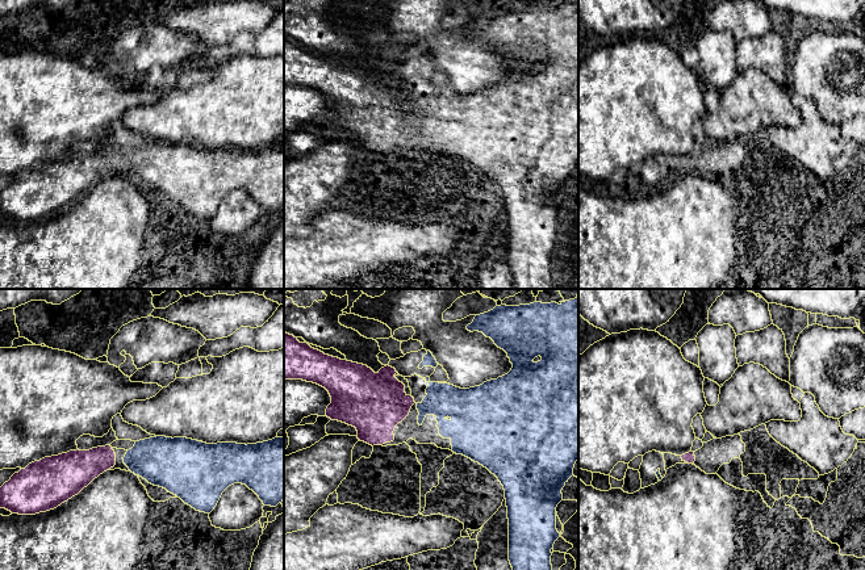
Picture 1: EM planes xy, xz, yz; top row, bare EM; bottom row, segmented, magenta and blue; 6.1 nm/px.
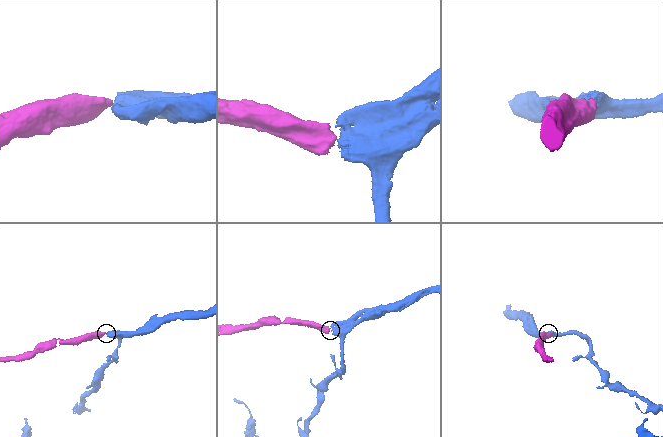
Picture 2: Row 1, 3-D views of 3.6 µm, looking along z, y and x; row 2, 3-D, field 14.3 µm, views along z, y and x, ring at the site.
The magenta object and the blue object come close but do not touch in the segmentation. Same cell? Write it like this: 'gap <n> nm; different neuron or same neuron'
gap 20 nm; same neuron

